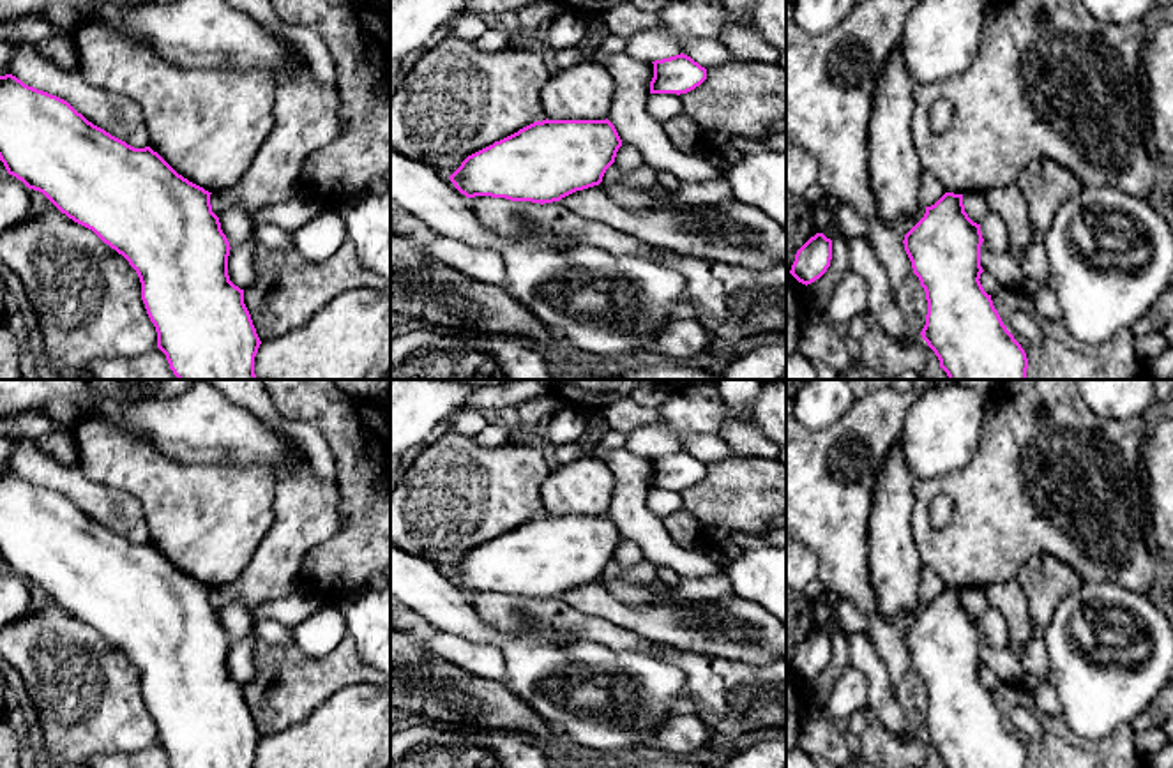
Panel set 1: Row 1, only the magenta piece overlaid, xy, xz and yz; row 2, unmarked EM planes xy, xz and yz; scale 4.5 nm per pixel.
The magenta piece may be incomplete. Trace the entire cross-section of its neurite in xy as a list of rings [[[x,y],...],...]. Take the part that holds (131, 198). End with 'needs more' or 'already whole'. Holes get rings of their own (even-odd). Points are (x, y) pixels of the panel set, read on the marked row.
[[[0,76],[0,161],[9,175],[42,192],[62,214],[92,230],[122,254],[141,282],[141,300],[157,332],[157,348],[178,380],[258,380],[254,357],[261,344],[244,304],[244,290],[228,275],[230,242],[212,212],[210,194],[178,175],[150,147],[134,148],[88,122],[67,101]]] | already whole

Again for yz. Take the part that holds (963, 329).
[[[945,192],[926,207],[924,217],[904,235],[904,251],[926,291],[927,314],[920,332],[949,380],[1026,380],[1028,358],[1003,325],[980,284],[980,224],[965,212],[963,194]]] | already whole

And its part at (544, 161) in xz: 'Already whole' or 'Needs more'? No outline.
Already whole

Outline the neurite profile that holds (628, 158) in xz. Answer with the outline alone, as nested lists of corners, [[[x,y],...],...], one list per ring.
[[[622,143],[622,147],[617,152],[615,164],[622,171],[632,171],[643,166],[645,159],[636,147]]]

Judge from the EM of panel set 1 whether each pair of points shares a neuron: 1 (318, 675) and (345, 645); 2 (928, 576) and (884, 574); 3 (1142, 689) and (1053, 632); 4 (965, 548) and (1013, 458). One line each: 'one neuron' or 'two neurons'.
1: one neuron
2: two neurons
3: one neuron
4: one neuron

